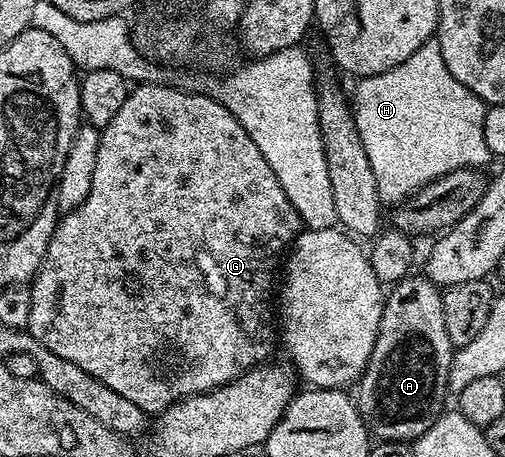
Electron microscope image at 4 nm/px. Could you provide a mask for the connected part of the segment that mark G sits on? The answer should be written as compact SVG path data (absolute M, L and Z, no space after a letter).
M157 84L135 85L122 102L118 114L114 114L101 131L98 166L94 166L94 183L90 185L86 202L59 217L40 270L30 284L32 309L27 330L47 350L74 362L86 374L100 380L115 393L122 394L127 401L134 402L144 413L162 413L185 396L197 396L234 382L243 372L260 367L271 357L268 355L276 340L278 344L278 328L272 325L274 289L278 284L276 267L279 264L281 267L282 257L301 231L300 215L298 210L294 210L290 198L286 198L282 182L274 178L270 162L262 158L262 150L254 146L250 134L242 130L238 118L234 118L226 106L197 92L183 92Z

